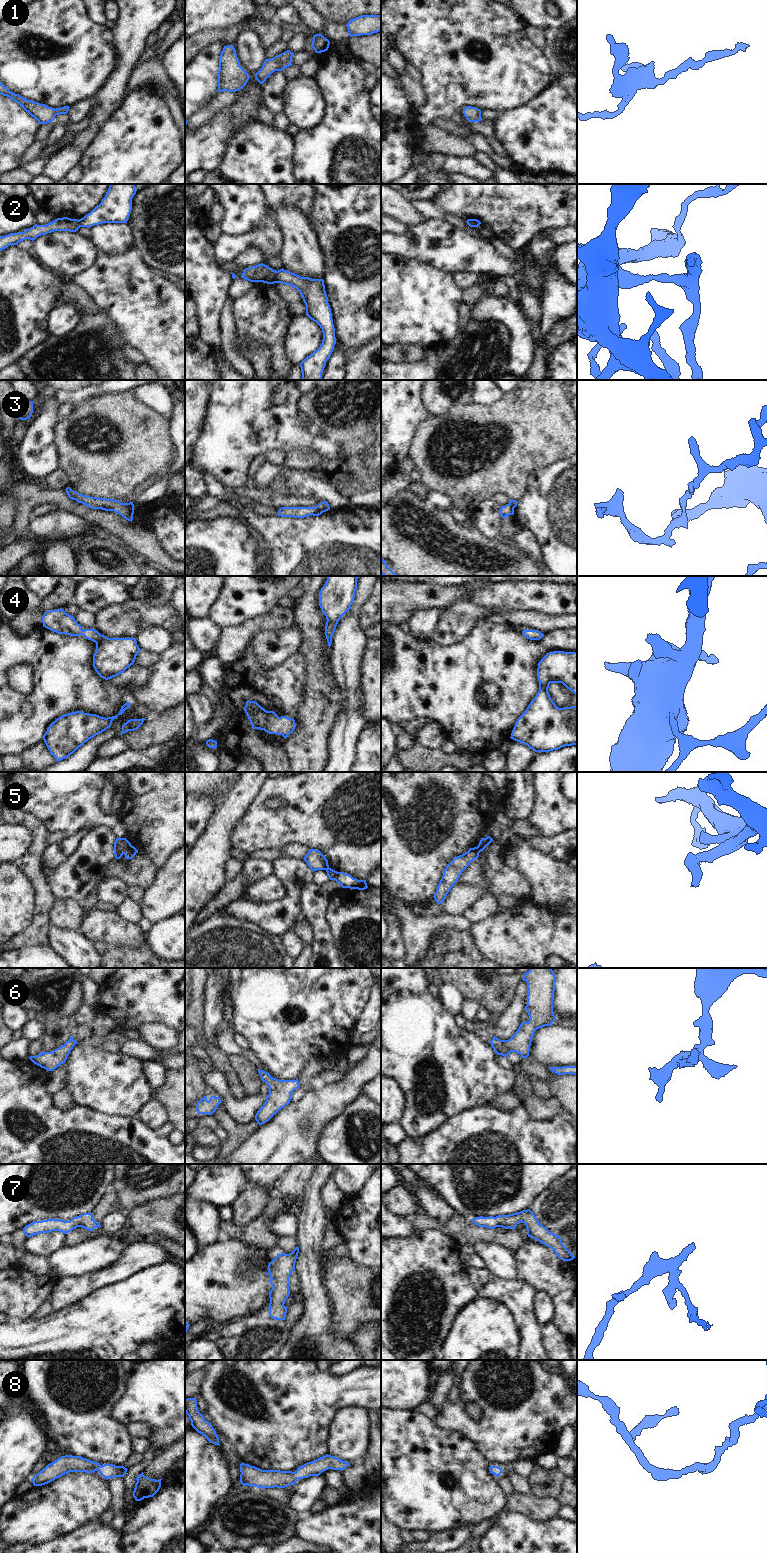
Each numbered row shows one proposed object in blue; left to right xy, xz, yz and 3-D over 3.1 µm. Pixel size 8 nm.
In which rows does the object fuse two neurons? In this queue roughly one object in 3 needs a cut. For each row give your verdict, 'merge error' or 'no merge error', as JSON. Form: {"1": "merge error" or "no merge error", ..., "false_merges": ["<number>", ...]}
{"1": "no merge error", "2": "merge error", "3": "no merge error", "4": "no merge error", "5": "merge error", "6": "no merge error", "7": "no merge error", "8": "no merge error", "false_merges": ["2", "5"]}

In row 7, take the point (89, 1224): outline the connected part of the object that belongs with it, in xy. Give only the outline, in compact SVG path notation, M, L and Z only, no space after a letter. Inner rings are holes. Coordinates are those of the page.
M91 1212L83 1213L73 1217L69 1221L60 1219L47 1219L42 1221L34 1221L23 1228L23 1232L27 1237L37 1235L39 1233L50 1233L52 1231L60 1231L64 1234L72 1231L77 1227L93 1231L97 1227L101 1227L100 1222L95 1221Z

